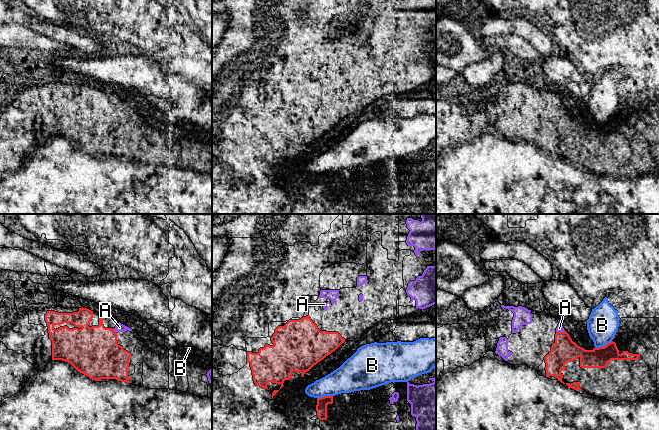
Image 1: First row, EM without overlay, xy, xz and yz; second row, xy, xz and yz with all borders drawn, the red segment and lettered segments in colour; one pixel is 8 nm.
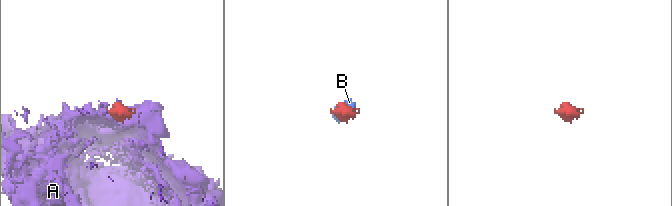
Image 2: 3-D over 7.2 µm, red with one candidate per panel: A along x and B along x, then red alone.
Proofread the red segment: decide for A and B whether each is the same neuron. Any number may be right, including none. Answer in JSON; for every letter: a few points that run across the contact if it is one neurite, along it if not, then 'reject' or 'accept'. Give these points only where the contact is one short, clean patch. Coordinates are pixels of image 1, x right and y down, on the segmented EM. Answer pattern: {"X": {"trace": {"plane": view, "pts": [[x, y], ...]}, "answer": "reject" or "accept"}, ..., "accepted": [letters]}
{"A": {"answer": "accept"}, "B": {"trace": {"plane": "yz", "pts": [[611, 340], [605, 345], [595, 348]]}, "answer": "reject"}, "accepted": ["A"]}

